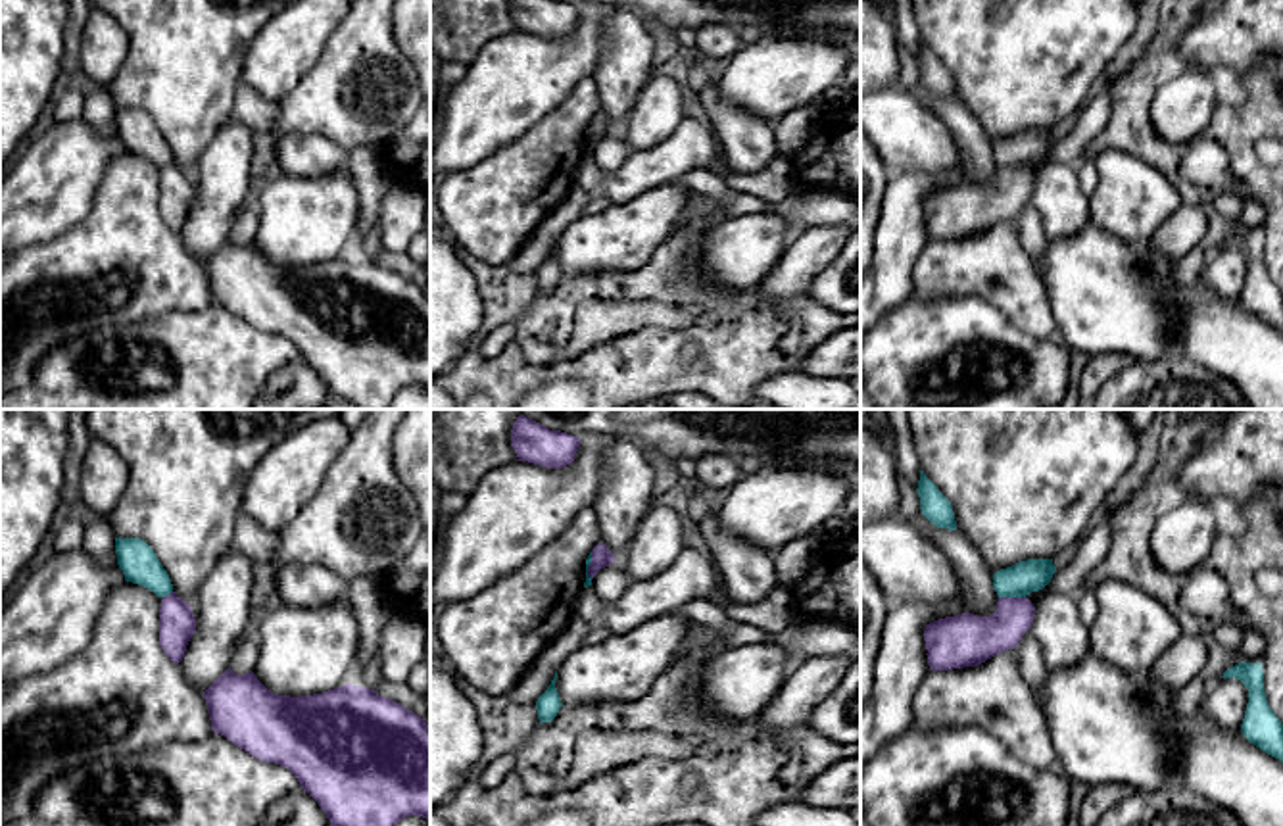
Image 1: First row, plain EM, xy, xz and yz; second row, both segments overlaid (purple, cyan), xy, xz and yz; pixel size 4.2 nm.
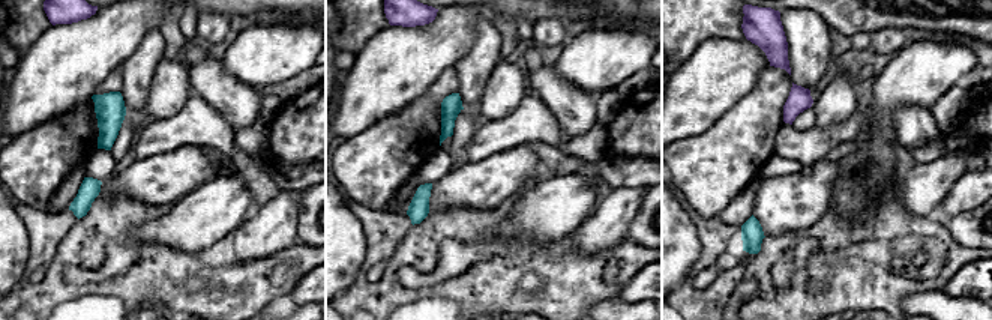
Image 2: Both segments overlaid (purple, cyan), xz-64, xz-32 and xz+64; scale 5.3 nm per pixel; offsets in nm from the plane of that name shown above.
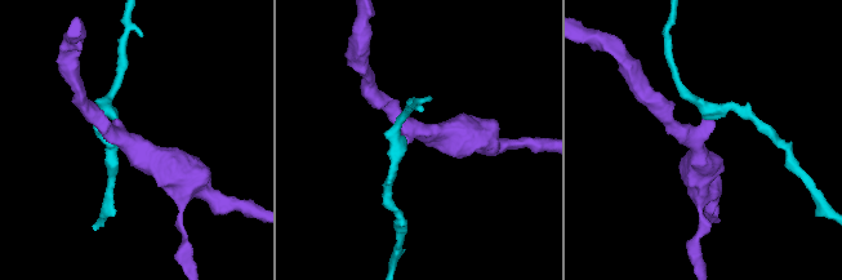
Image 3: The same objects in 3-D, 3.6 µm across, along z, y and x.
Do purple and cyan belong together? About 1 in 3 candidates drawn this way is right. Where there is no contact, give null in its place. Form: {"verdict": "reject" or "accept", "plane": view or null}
{"verdict": "reject", "plane": "yz"}

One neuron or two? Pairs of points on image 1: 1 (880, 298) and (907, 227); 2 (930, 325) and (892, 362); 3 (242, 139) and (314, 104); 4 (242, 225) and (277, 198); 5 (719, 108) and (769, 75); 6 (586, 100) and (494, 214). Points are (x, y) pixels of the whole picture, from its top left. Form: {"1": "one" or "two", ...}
{"1": "one", "2": "one", "3": "two", "4": "two", "5": "two", "6": "one"}

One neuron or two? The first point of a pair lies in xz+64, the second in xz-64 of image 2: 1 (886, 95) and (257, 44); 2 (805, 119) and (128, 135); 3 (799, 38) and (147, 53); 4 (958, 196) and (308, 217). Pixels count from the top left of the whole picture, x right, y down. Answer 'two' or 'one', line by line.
1: one
2: one
3: one
4: two

